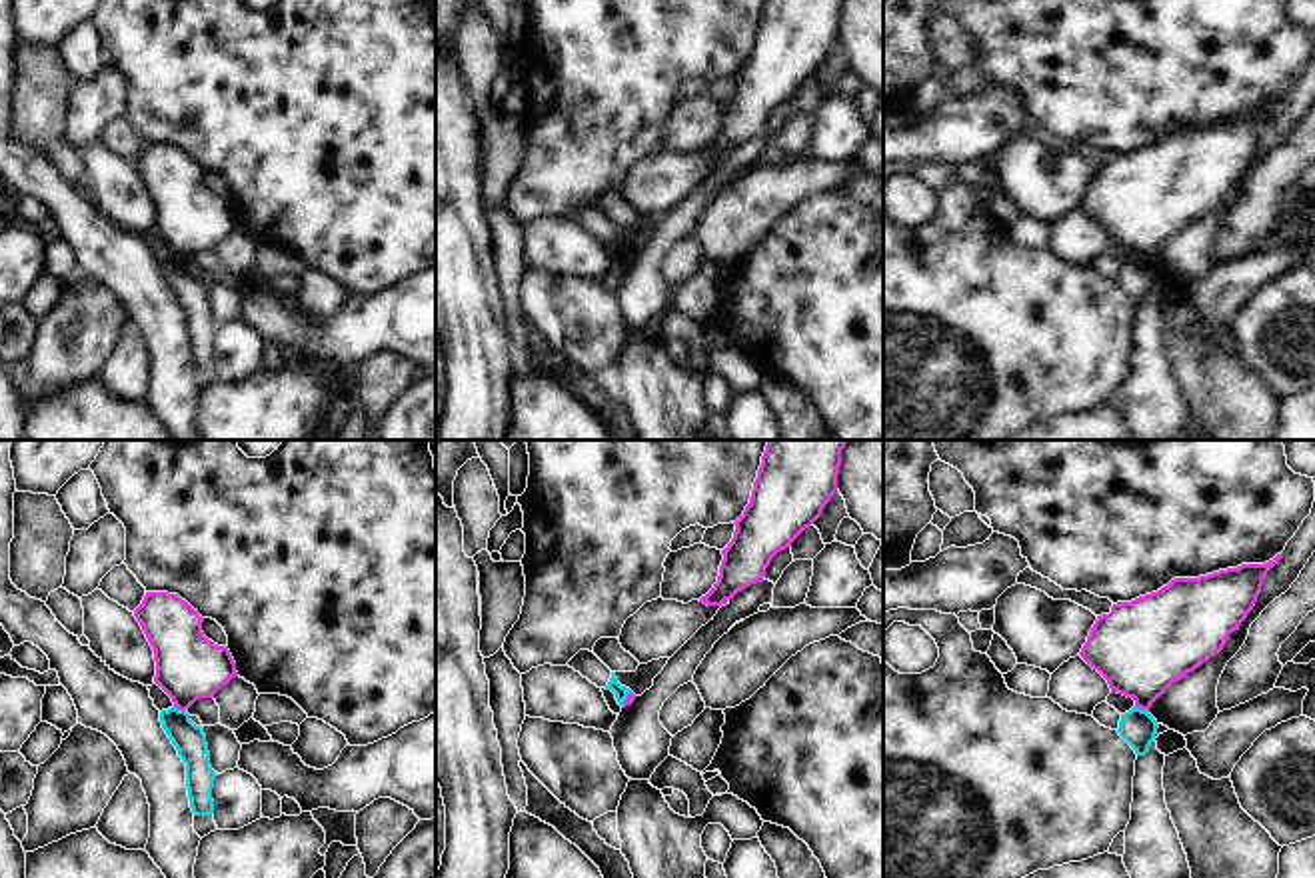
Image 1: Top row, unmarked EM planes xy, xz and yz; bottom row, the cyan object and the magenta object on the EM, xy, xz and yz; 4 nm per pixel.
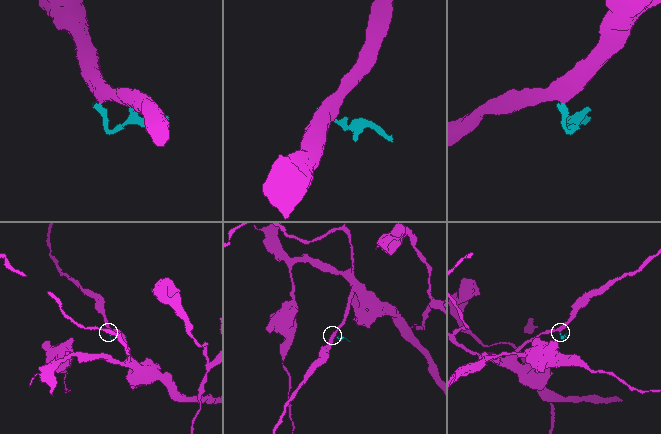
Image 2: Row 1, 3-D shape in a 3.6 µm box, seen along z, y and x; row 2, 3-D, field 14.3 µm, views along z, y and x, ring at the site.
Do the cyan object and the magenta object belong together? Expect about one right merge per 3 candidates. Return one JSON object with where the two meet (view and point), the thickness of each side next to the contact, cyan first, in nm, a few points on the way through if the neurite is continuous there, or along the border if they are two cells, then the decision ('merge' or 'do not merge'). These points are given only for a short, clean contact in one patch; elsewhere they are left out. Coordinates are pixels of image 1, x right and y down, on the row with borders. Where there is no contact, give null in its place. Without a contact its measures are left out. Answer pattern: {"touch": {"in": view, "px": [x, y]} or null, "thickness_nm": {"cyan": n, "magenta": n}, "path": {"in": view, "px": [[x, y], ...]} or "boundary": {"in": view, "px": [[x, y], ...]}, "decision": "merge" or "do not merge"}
{"touch": {"in": "yz", "px": [1140, 708]}, "thickness_nm": {"cyan": 150, "magenta": 380}, "boundary": {"in": "yz", "px": [[1134, 706], [1148, 710]]}, "decision": "do not merge"}

